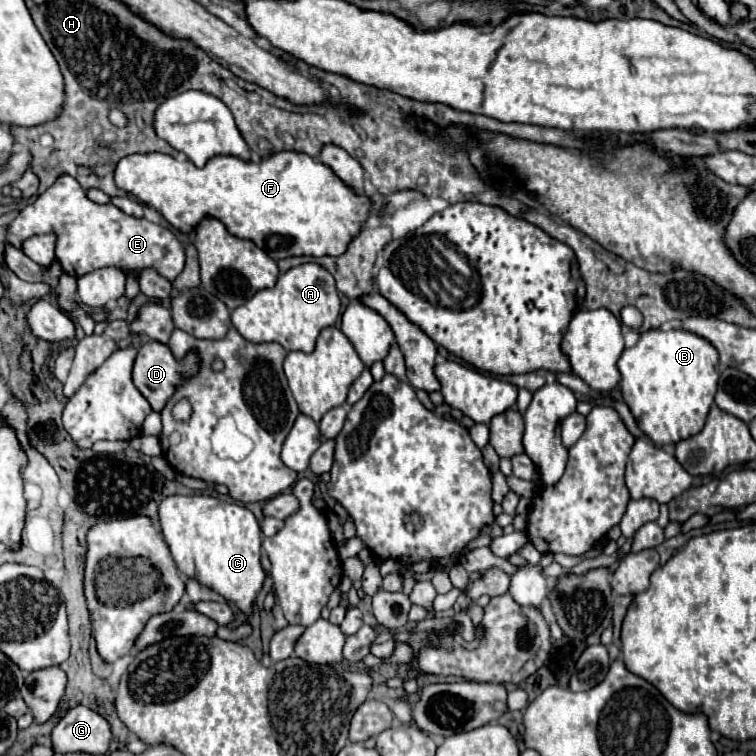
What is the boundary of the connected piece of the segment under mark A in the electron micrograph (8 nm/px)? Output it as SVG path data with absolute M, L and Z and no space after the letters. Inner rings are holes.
M318 263L292 267L278 277L276 287L258 291L250 301L232 311L232 323L242 337L254 343L280 343L286 351L312 353L316 339L324 327L330 327L340 317L340 297L334 277Z

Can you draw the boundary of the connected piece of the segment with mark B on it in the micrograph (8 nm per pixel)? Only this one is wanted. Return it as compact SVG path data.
M682 329L646 331L640 335L640 341L634 347L624 349L622 357L618 359L618 369L622 375L622 399L630 407L640 431L656 447L676 445L678 441L684 441L704 429L704 421L708 417L718 389L718 353L706 339Z

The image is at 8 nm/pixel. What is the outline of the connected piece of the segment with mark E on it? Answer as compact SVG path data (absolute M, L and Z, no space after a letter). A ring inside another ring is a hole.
M68 175L58 177L50 189L18 213L8 225L6 241L8 245L22 249L26 239L46 233L56 235L56 261L66 273L72 273L72 277L82 277L102 267L118 267L124 273L140 273L152 267L164 279L174 281L184 269L184 247L166 227L144 217L126 215L112 203L92 203L78 181Z

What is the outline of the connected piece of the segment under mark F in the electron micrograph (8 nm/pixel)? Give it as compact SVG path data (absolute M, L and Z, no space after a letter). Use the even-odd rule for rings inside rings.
M282 151L270 155L268 159L262 159L260 163L246 163L238 157L218 155L212 157L202 169L198 169L192 161L178 161L164 153L138 153L120 159L120 163L116 165L114 181L118 189L134 195L144 205L162 213L162 217L182 233L194 231L198 223L210 215L222 221L232 235L256 243L274 261L296 255L340 255L342 251L346 251L350 239L360 231L362 223L372 215L368 197L356 195L332 173L330 167L306 153Z

